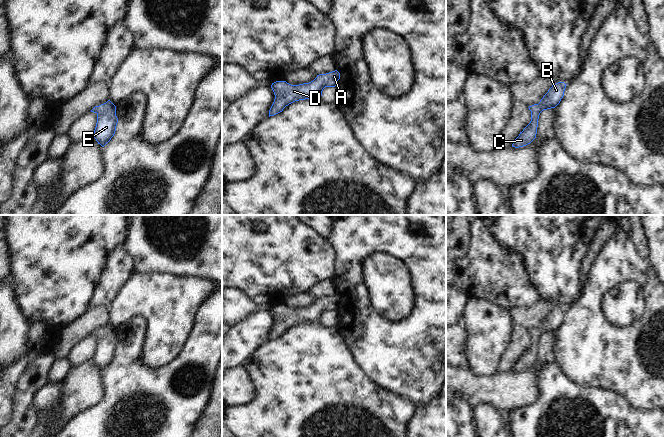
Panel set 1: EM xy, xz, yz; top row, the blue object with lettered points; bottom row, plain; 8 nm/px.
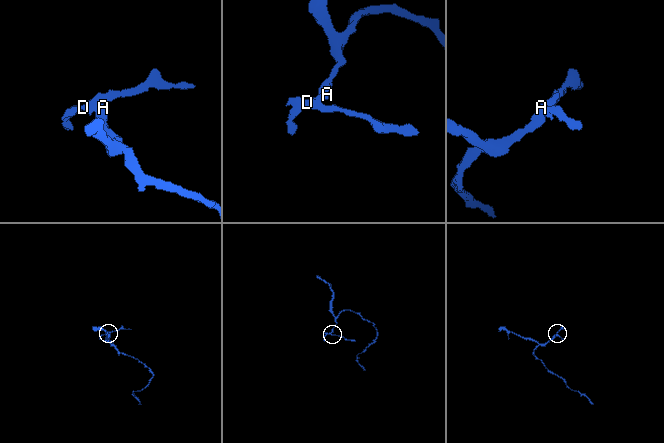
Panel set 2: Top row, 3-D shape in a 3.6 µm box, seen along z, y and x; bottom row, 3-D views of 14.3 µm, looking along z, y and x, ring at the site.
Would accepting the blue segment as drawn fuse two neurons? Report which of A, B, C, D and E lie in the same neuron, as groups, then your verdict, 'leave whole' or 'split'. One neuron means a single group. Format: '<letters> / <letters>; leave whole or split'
A B C D E; leave whole

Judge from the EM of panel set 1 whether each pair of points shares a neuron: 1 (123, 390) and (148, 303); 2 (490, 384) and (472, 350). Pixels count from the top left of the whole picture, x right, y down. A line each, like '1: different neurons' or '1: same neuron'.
1: different neurons
2: different neurons

